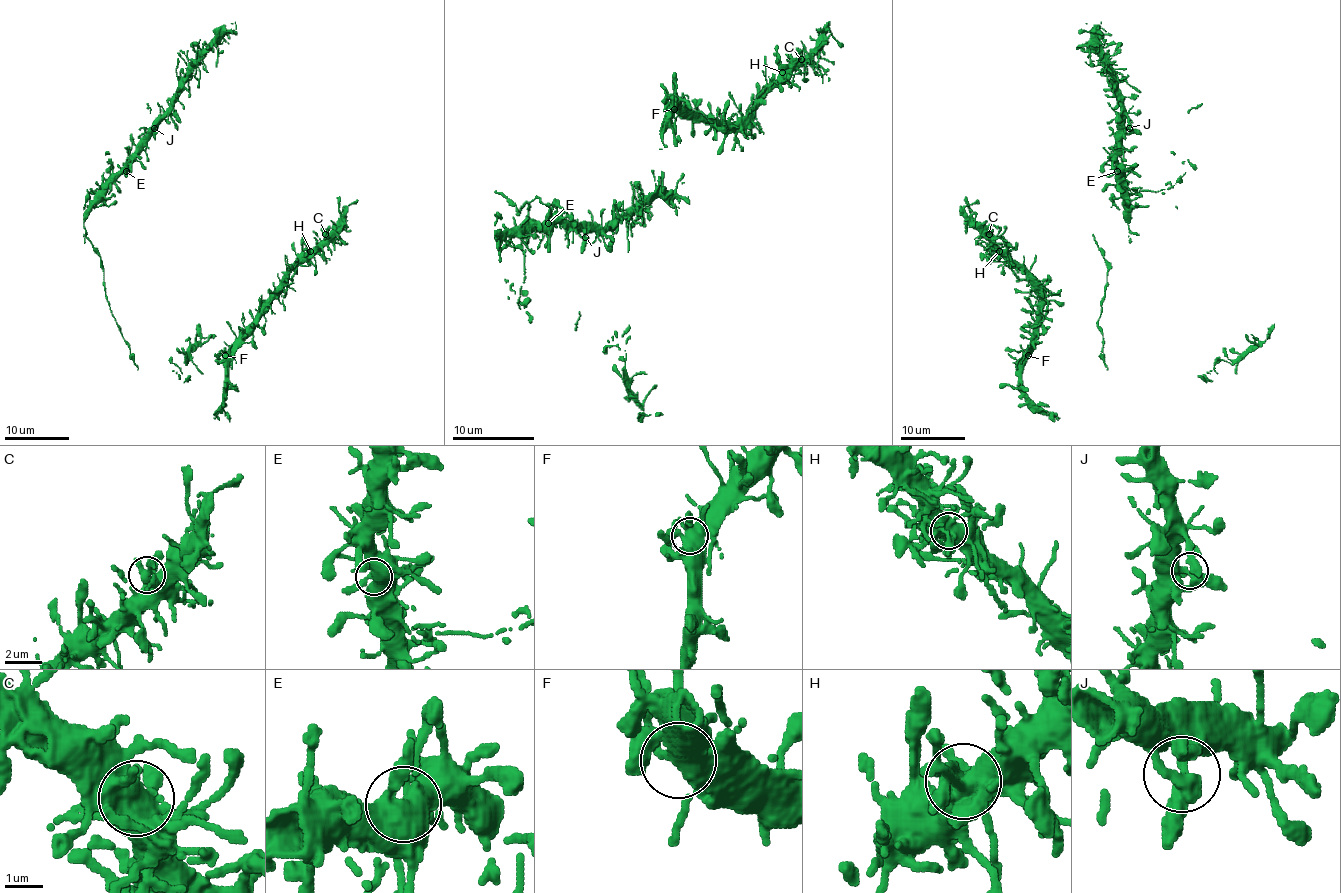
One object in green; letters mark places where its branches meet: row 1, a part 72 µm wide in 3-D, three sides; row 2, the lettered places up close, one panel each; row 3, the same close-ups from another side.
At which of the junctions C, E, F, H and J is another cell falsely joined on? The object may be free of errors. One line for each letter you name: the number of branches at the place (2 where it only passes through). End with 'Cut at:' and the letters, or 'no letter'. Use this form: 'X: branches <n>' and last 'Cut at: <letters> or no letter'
Cut at: no letter

